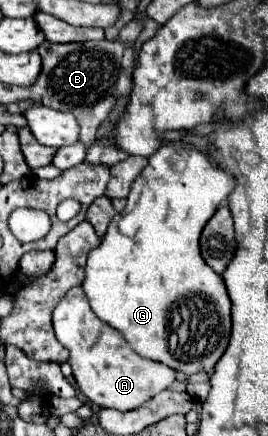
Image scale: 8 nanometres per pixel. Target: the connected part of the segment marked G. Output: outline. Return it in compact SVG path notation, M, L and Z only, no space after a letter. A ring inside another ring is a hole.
M173 142L163 144L135 178L123 212L111 220L101 244L87 256L83 288L93 312L123 332L135 352L187 376L201 370L211 372L229 344L231 298L223 278L207 268L199 250L199 238L207 220L229 198L233 188L235 178L213 164L199 148L175 146L173 152ZM193 294L207 296L215 304L221 324L207 334L207 340L199 340L195 350L183 350L179 358L169 350L169 308L173 302Z

